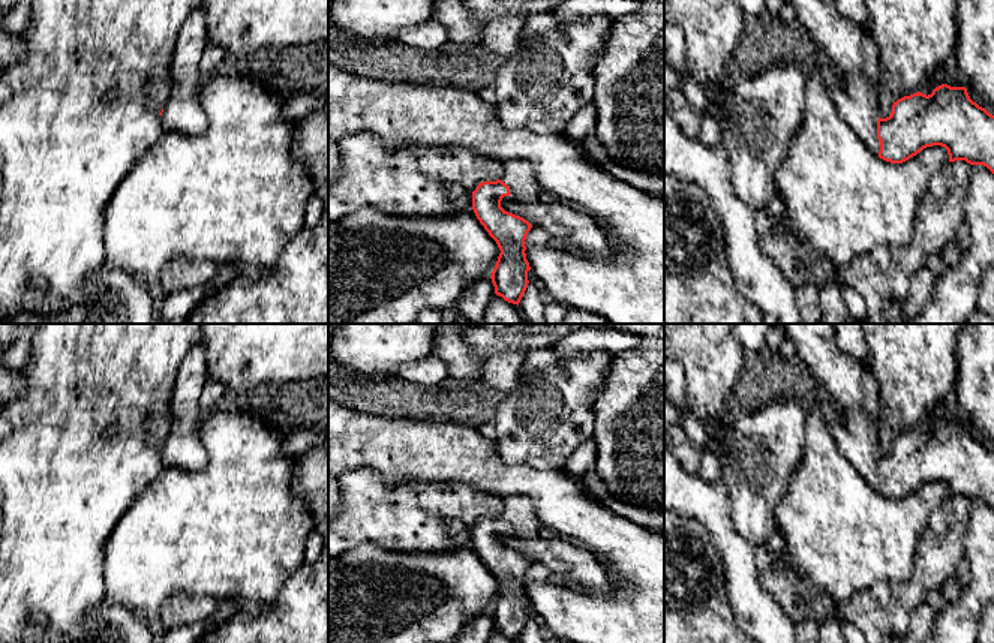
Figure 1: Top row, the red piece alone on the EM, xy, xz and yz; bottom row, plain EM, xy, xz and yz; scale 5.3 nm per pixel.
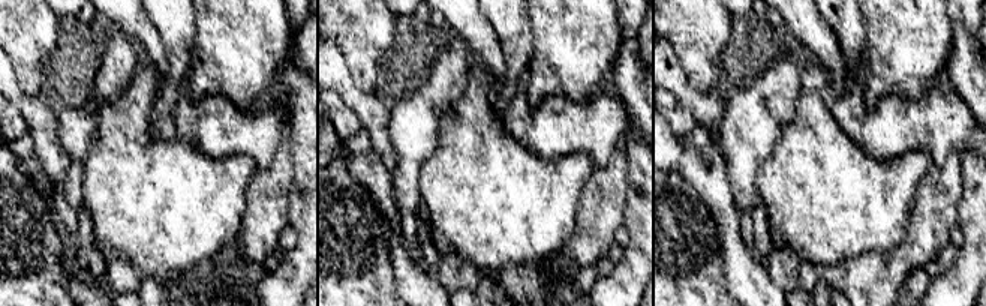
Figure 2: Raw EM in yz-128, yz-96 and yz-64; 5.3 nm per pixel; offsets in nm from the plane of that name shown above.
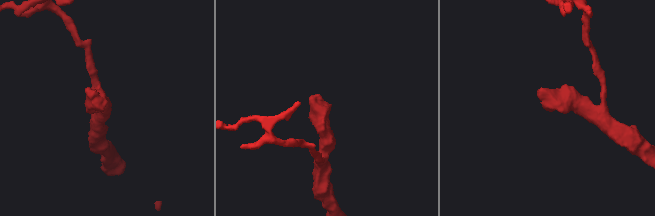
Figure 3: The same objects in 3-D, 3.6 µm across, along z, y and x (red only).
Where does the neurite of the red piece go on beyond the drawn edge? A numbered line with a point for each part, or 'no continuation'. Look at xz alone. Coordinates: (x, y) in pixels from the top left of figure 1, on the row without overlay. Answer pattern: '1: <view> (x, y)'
1: xz (519, 510)

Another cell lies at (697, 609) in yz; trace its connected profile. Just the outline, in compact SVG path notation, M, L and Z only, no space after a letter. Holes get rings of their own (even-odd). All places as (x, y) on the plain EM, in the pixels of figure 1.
M664 505L664 643L757 643L736 624L724 562L706 529Z

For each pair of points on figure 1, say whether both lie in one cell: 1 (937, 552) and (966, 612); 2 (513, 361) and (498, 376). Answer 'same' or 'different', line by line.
1: different
2: same

